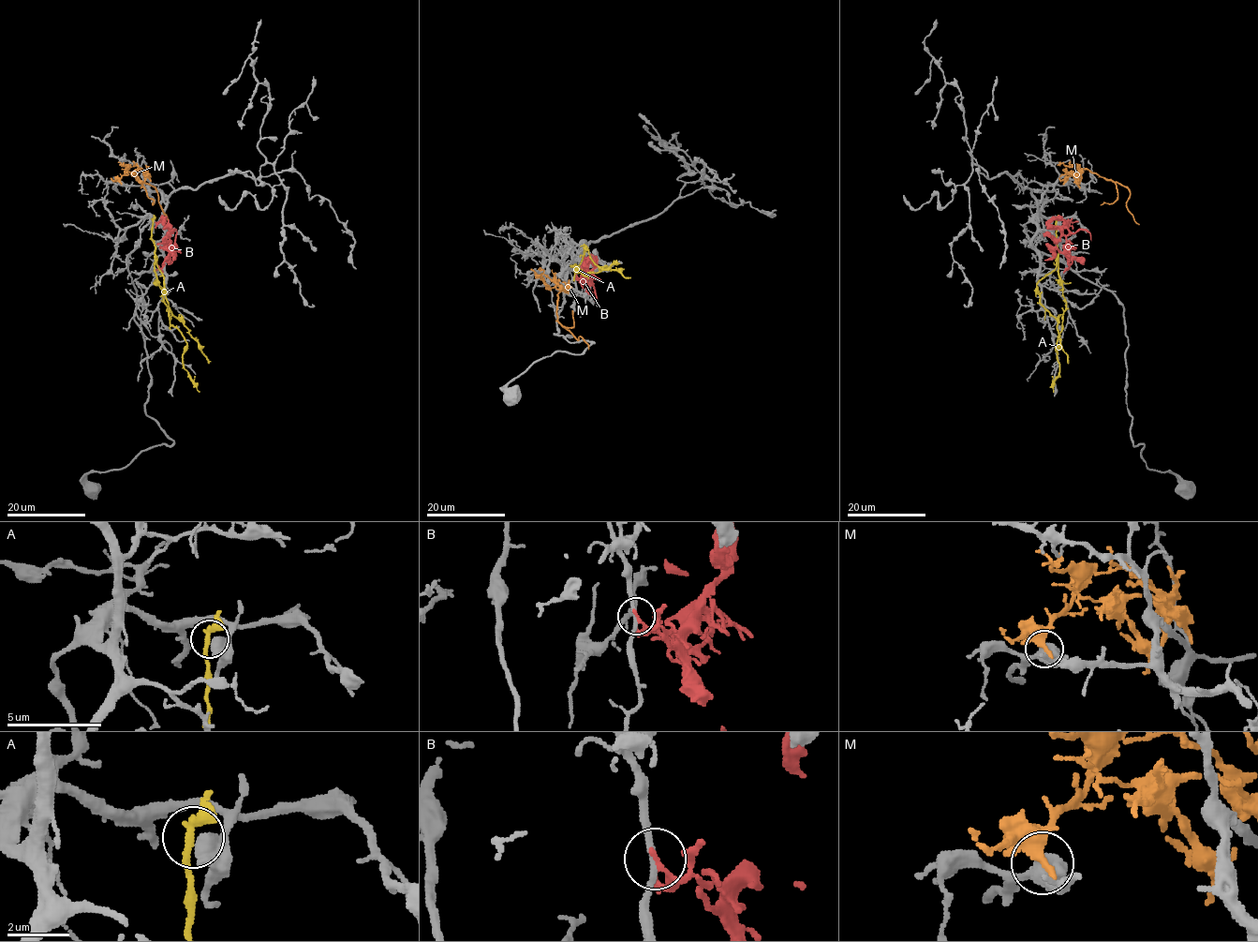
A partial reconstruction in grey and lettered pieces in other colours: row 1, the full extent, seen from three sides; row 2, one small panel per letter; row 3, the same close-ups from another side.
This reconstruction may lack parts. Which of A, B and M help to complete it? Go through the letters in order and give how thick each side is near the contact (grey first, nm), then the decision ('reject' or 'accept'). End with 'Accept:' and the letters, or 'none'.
A: calibres 360 and 240 nm; reject
B: calibres 200 and 190 nm; reject
M: calibres 550 and 480 nm; reject
Accept: none

